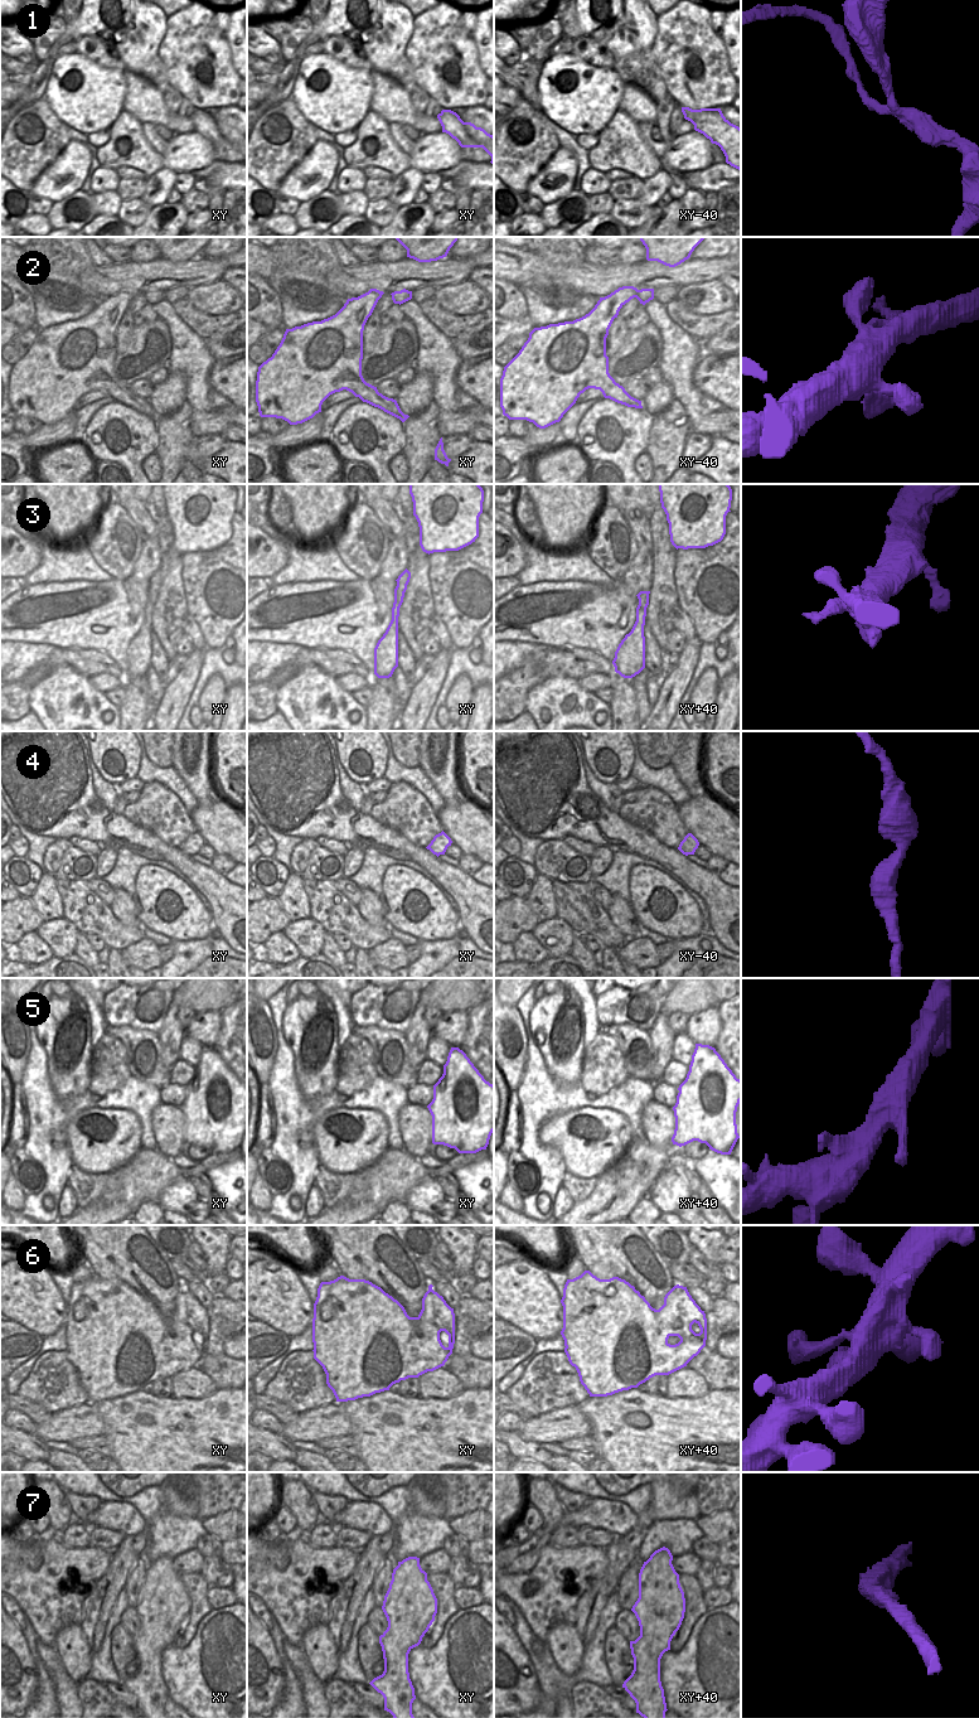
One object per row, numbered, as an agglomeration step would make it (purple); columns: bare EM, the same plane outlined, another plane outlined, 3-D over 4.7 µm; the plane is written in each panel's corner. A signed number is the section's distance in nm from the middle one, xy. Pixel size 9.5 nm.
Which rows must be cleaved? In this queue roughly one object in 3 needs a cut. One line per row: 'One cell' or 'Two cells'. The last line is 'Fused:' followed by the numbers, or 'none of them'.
1: Two cells
2: One cell
3: One cell
4: One cell
5: One cell
6: One cell
7: One cell
Fused: 1.

